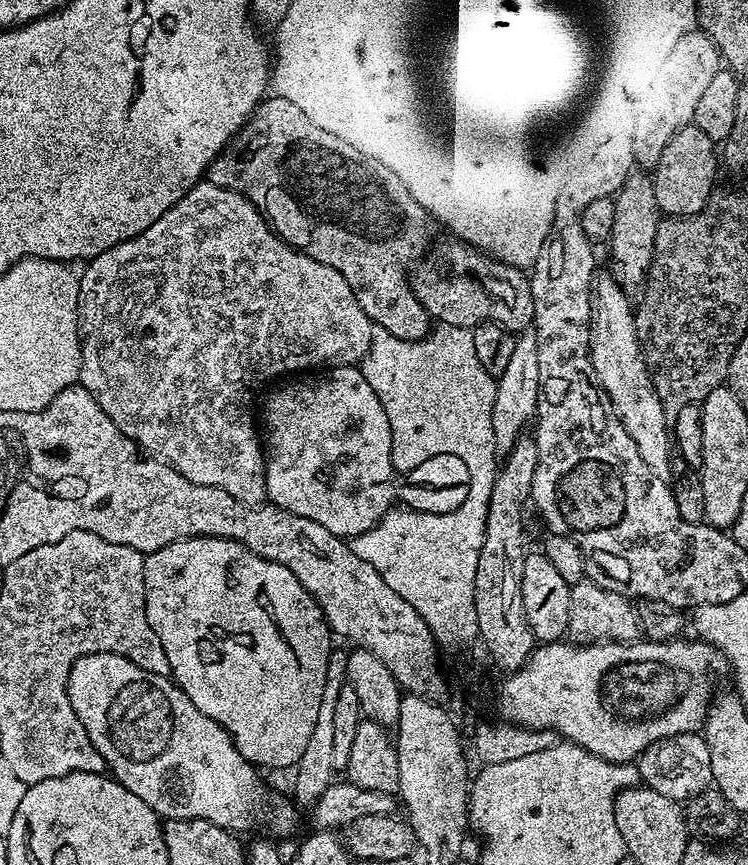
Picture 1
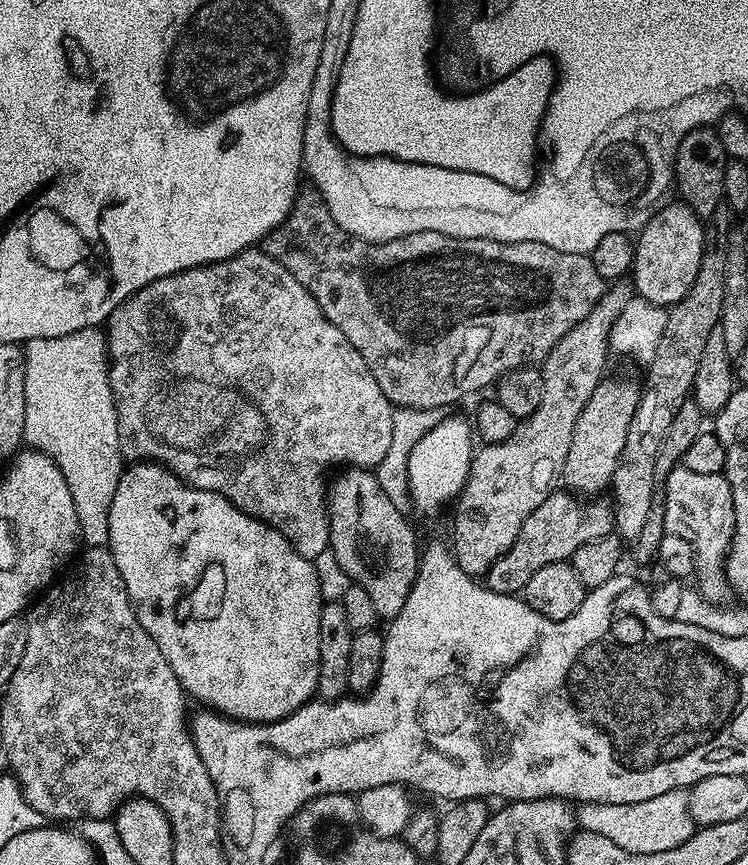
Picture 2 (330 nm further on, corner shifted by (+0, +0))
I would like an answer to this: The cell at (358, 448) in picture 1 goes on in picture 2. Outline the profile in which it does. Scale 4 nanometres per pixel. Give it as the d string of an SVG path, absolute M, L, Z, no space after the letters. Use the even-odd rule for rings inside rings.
M345 467L339 473L340 476L328 488L328 521L330 522L330 549L334 556L338 558L338 563L349 575L353 585L360 585L367 594L370 594L370 599L374 602L374 607L377 610L379 619L384 622L391 622L395 616L402 614L402 606L406 606L406 598L410 598L410 590L416 585L416 575L420 569L420 554L422 551L421 545L416 545L416 532L412 529L412 524L403 516L401 505L395 504L386 496L386 490L380 488L380 483L376 477L375 471L366 468L349 468Z

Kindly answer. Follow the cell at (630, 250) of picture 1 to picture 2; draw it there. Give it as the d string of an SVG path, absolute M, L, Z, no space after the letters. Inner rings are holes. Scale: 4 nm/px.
M602 382L590 394L578 422L574 426L574 438L570 442L570 454L562 473L562 484L569 493L581 492L587 498L596 498L600 491L612 482L614 470L620 465L620 455L626 446L626 430L636 413L641 389L632 384L608 384Z

